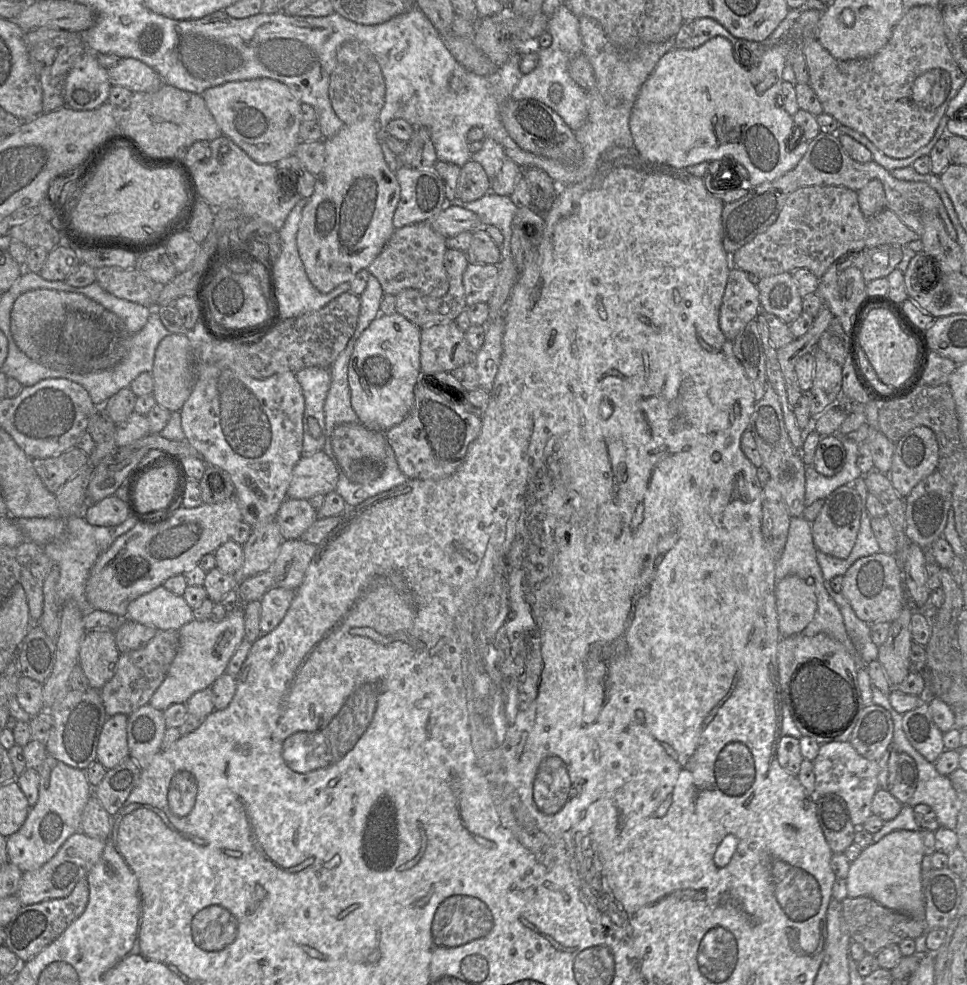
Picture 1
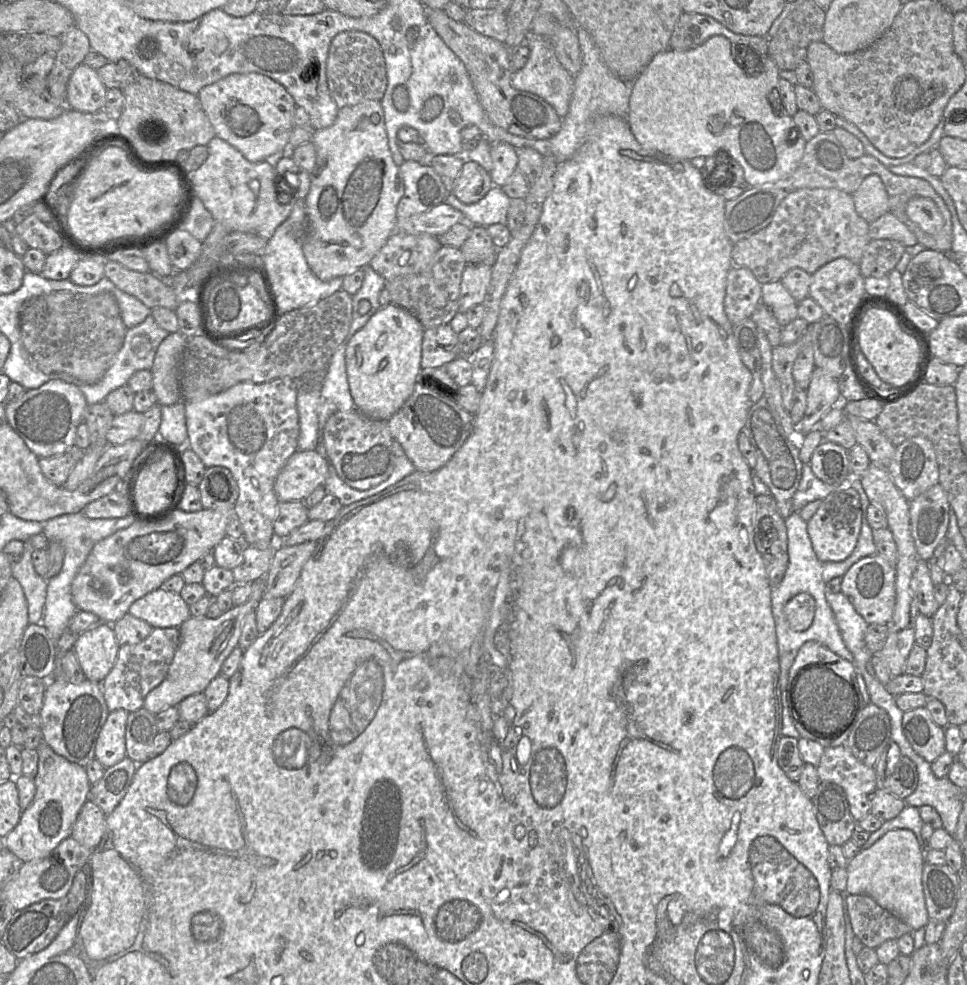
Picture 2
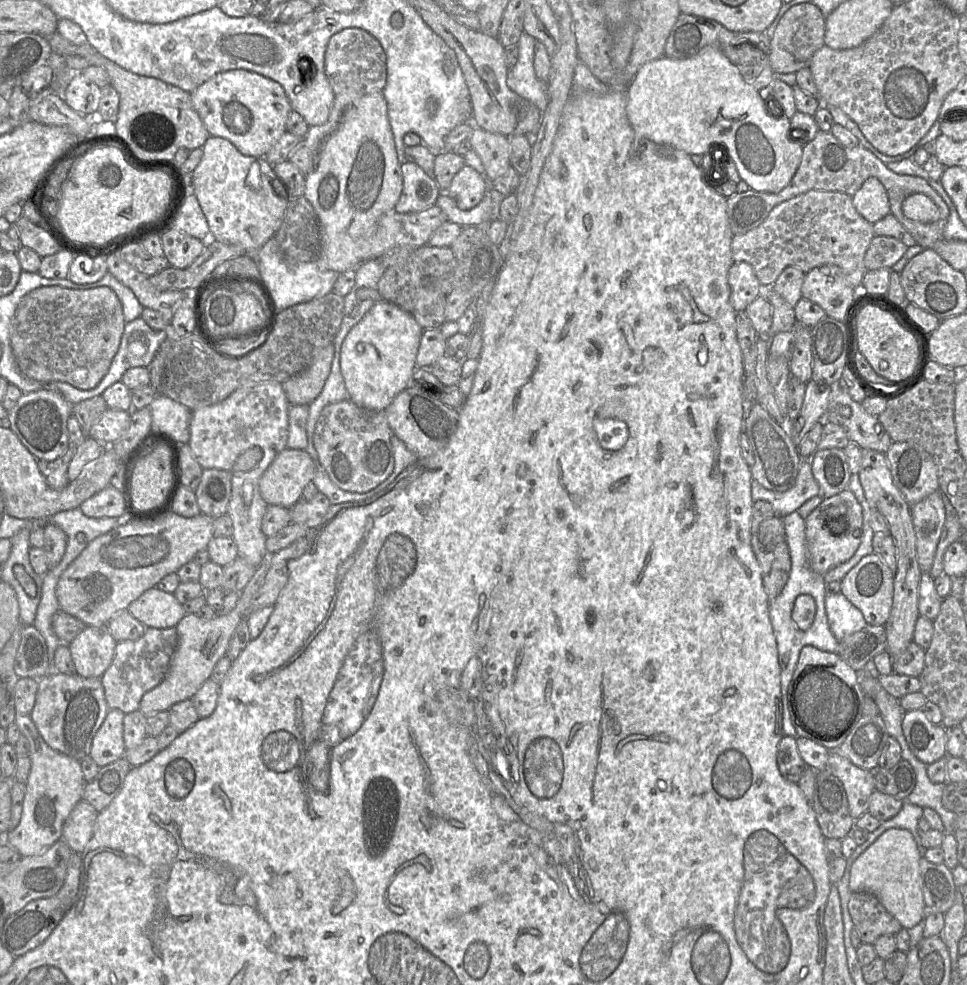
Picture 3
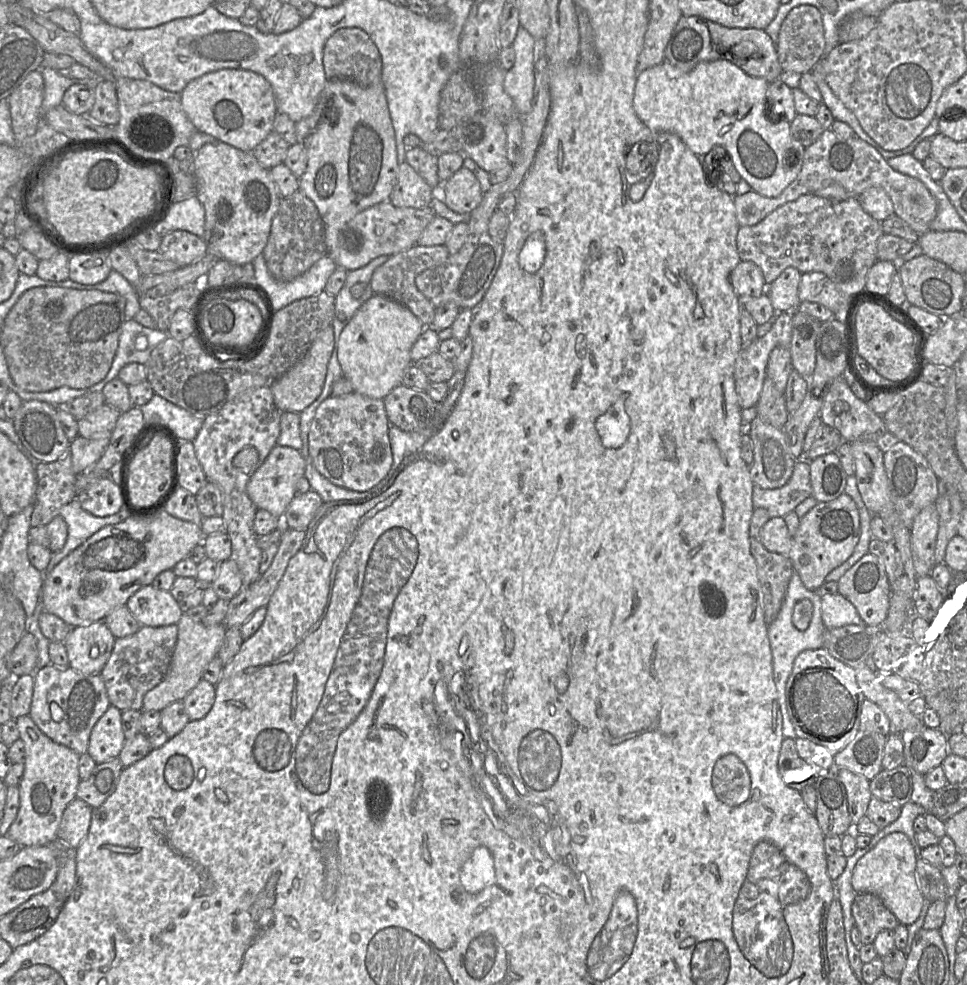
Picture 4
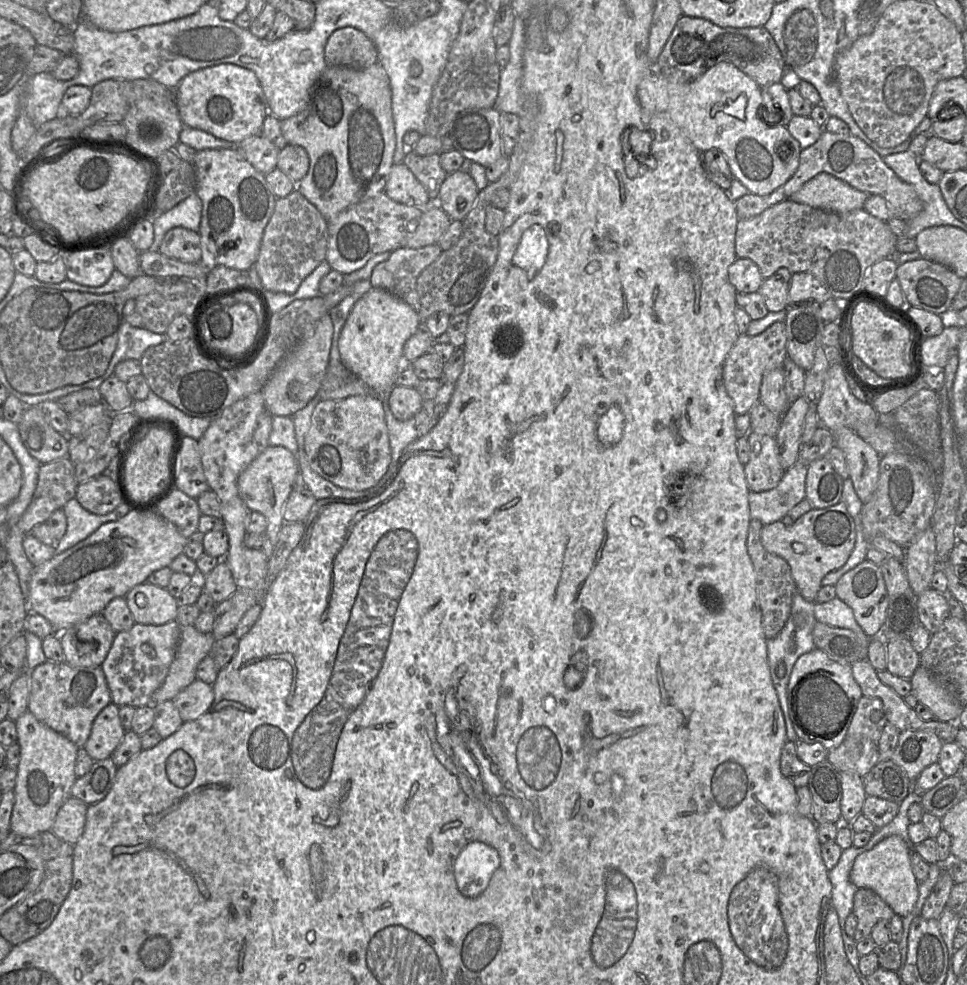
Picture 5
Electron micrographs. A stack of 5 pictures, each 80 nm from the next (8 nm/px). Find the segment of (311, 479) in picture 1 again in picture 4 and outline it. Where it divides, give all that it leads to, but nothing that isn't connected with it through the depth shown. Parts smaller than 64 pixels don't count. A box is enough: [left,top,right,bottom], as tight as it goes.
[247,445,305,519]

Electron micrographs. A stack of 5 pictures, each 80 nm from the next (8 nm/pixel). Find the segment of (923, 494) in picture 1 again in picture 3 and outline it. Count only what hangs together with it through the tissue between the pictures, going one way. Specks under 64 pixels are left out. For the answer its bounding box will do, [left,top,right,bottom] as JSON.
[910,491,946,573]

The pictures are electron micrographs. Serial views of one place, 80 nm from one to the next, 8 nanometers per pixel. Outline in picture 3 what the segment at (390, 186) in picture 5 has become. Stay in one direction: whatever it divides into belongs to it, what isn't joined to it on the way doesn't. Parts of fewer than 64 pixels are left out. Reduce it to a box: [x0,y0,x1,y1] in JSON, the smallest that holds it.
[395,162,447,213]

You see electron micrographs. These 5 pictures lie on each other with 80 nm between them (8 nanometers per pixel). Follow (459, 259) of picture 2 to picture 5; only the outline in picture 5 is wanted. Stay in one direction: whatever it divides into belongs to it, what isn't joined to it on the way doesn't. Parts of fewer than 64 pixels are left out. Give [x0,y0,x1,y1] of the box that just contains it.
[370,244,441,312]

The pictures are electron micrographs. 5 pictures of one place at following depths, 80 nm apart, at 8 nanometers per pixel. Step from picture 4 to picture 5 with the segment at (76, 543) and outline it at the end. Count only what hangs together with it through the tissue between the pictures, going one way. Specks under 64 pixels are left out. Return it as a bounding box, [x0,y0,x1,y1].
[55,498,130,555]

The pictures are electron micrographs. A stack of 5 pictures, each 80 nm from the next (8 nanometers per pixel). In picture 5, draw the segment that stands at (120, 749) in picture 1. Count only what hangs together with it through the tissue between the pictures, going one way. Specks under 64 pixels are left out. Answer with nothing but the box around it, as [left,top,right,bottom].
[83,702,125,761]

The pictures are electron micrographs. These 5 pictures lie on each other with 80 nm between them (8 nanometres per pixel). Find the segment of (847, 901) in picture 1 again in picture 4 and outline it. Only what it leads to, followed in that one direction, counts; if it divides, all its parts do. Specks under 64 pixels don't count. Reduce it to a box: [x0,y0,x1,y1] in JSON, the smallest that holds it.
[852,893,899,945]

